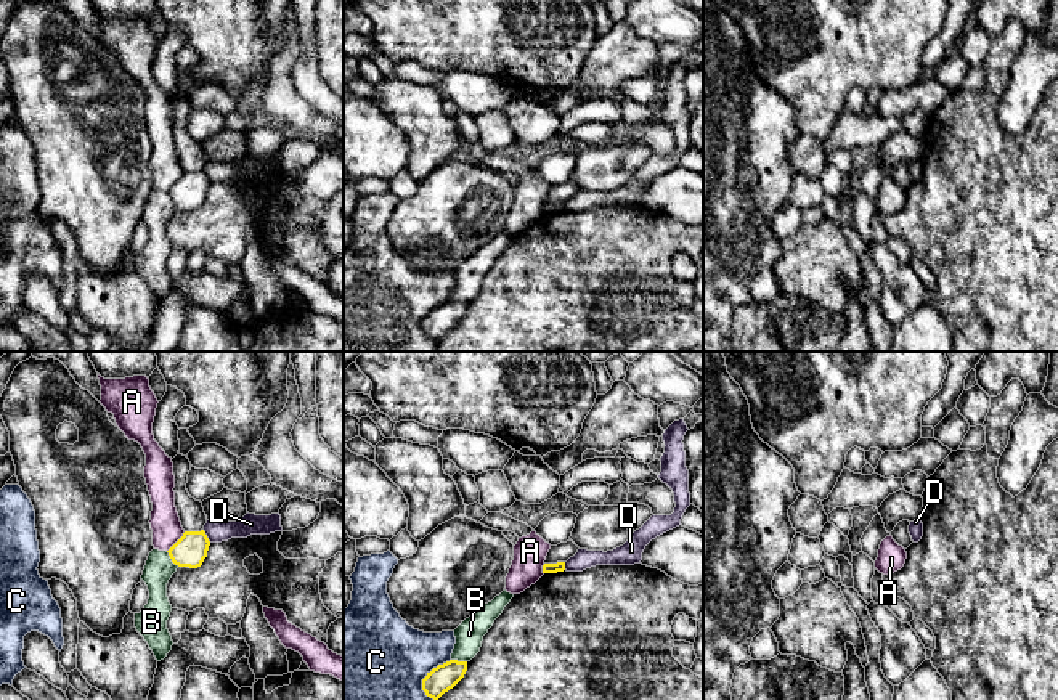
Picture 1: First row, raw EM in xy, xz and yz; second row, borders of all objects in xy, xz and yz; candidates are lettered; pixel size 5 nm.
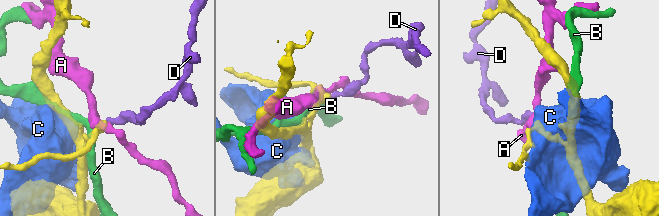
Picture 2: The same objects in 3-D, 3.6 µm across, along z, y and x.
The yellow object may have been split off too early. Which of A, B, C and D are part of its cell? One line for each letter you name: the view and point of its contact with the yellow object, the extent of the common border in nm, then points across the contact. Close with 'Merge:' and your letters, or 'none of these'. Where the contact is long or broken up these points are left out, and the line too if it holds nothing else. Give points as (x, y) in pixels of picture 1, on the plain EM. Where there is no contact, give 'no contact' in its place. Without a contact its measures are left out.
Merge: none of these

